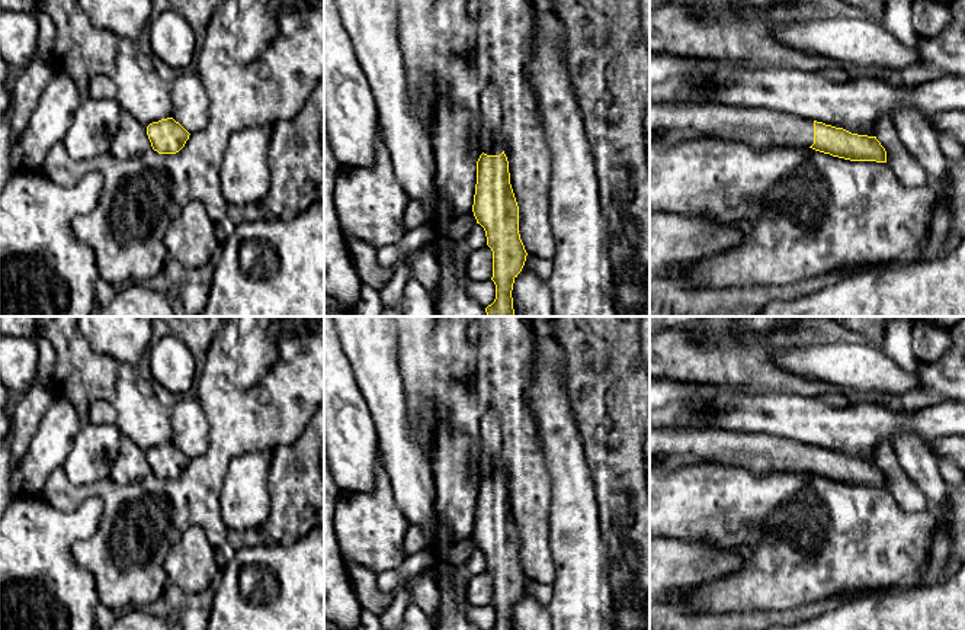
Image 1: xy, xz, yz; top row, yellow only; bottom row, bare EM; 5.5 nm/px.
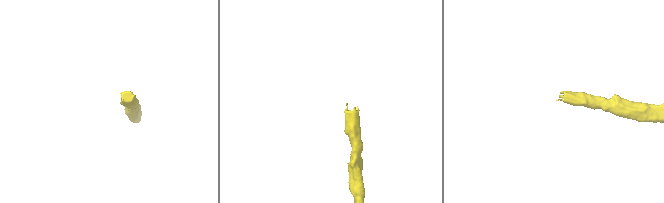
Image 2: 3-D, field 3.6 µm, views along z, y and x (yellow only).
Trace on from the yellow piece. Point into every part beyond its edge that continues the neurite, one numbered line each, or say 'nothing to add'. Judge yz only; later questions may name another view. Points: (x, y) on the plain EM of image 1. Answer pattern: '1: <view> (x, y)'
1: yz (762, 455)

